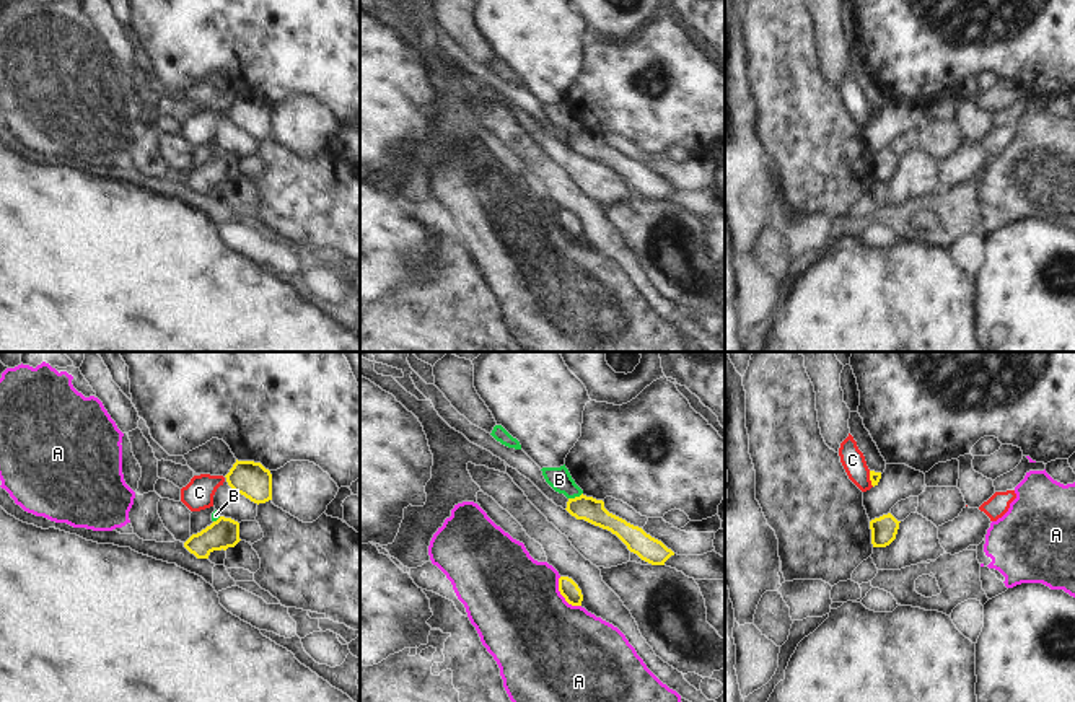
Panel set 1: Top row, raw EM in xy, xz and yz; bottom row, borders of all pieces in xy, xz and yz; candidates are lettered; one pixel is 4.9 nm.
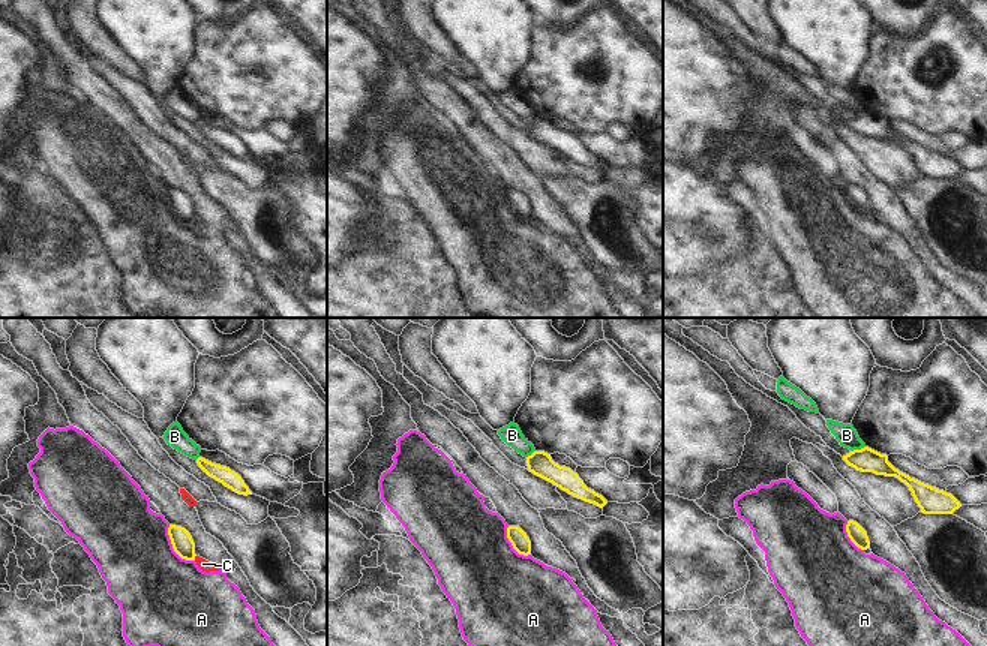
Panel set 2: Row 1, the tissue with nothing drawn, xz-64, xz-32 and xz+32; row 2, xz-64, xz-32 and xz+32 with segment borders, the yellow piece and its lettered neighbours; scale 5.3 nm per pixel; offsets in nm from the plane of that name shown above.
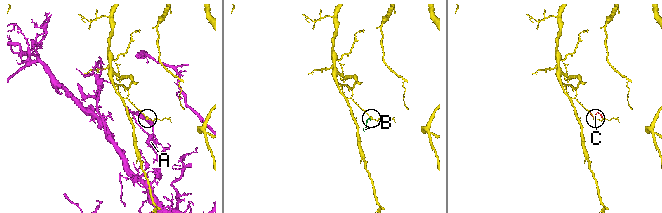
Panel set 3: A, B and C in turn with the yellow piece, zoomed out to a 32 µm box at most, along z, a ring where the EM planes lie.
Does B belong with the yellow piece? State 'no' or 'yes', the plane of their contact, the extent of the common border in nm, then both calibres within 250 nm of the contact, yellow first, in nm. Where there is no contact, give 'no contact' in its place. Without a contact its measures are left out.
no; meets yellow in xz; contact 80 nm long; 120 nm thick on the yellow side, 110 nm on the other

